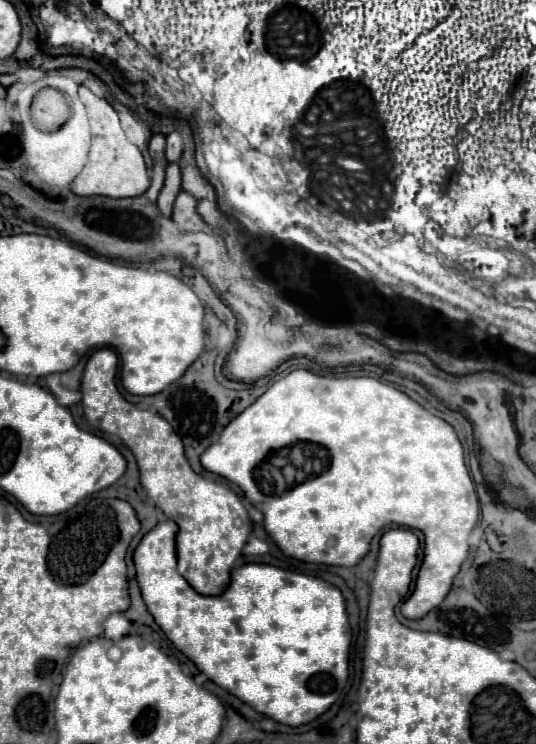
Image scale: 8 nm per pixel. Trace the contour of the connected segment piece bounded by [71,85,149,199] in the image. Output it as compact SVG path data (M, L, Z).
M79 87L79 99L85 103L89 123L91 123L91 151L87 165L83 171L73 179L71 191L75 195L105 195L105 197L137 197L147 191L149 187L149 173L143 161L143 155L137 145L133 145L119 123L115 109L105 101L93 95L87 87Z

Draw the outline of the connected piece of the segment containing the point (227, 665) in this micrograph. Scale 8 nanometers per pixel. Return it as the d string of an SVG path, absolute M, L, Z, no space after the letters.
M173 521L157 523L143 535L133 551L135 577L141 587L141 597L167 639L213 683L251 705L257 713L293 727L309 723L325 713L325 709L337 701L347 683L351 627L341 591L317 577L291 573L271 565L249 563L231 571L231 583L223 595L199 595L177 573L175 533L177 525Z

